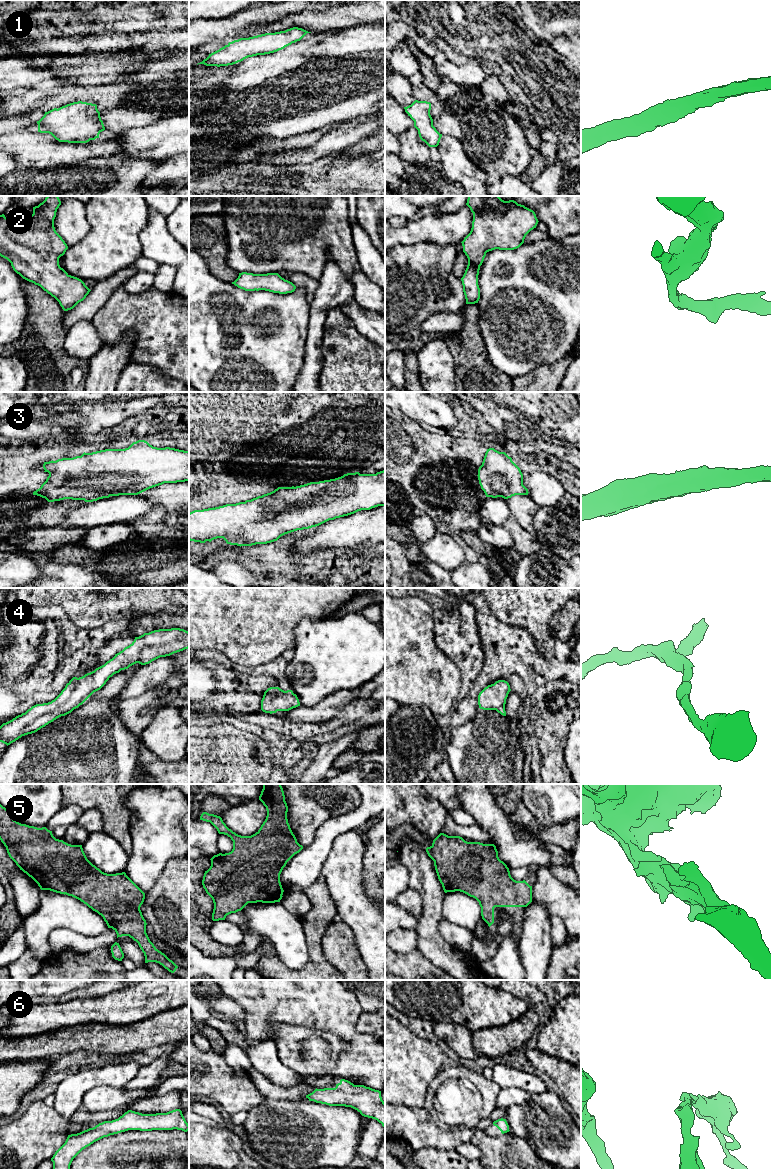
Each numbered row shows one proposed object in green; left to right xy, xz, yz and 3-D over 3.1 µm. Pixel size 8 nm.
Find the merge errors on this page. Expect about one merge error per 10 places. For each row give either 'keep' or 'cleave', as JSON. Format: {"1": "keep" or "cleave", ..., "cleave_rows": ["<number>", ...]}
{"1": "keep", "2": "keep", "3": "keep", "4": "keep", "5": "keep", "6": "keep", "cleave_rows": []}

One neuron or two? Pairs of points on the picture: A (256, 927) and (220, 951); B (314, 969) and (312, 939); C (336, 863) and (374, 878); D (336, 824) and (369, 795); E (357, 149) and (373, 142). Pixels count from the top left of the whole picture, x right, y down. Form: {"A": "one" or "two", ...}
{"A": "two", "B": "one", "C": "two", "D": "one", "E": "one"}

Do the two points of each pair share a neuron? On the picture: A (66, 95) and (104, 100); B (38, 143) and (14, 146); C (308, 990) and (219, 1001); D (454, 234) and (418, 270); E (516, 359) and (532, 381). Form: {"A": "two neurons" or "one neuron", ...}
{"A": "one neuron", "B": "one neuron", "C": "two neurons", "D": "two neurons", "E": "two neurons"}

